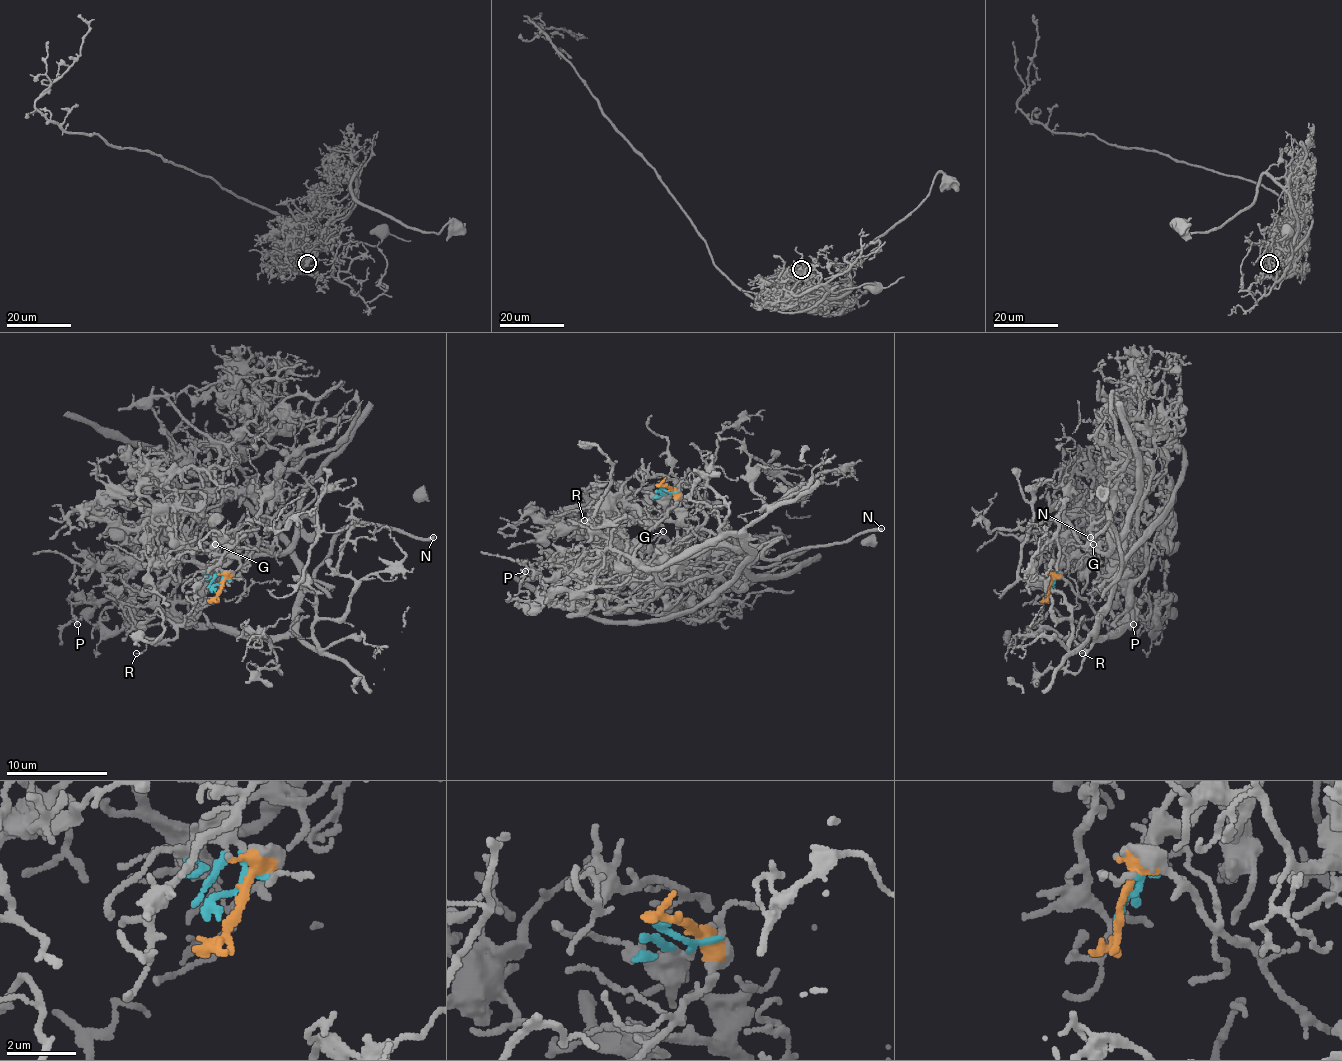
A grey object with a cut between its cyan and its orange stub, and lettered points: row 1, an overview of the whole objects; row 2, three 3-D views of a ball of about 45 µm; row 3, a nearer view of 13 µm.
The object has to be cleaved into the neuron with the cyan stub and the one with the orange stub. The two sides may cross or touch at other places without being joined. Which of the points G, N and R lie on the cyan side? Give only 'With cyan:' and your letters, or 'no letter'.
With cyan: G

